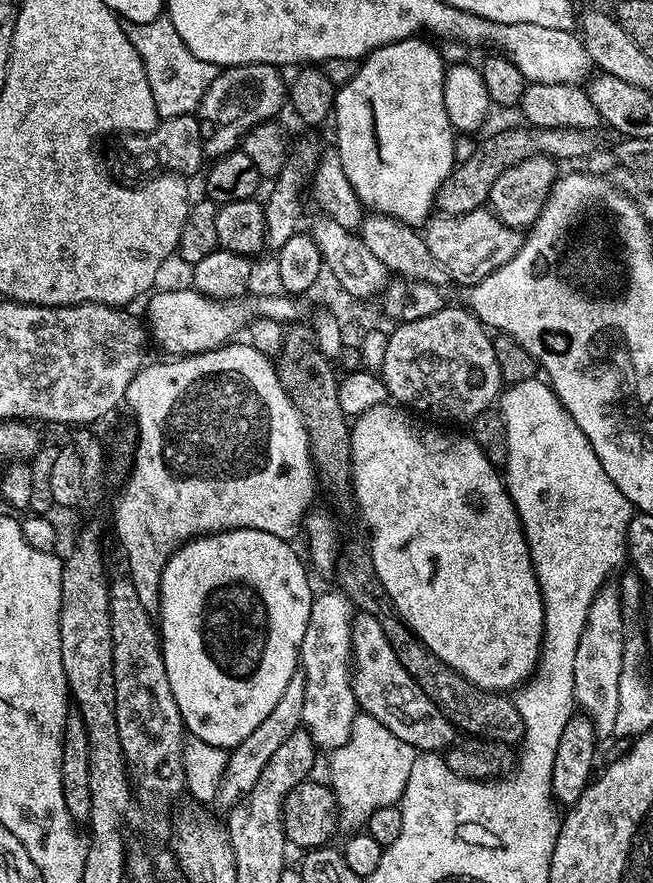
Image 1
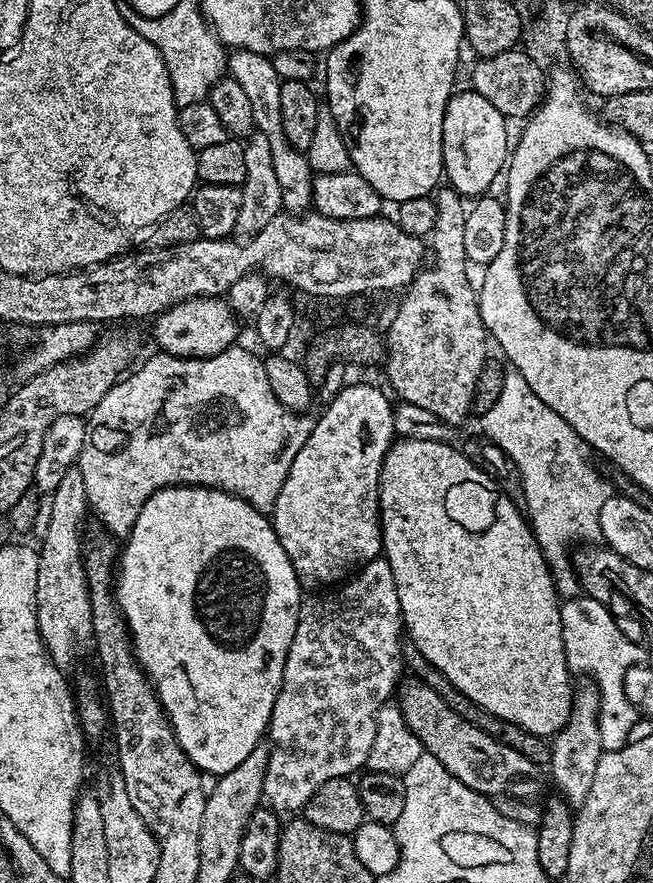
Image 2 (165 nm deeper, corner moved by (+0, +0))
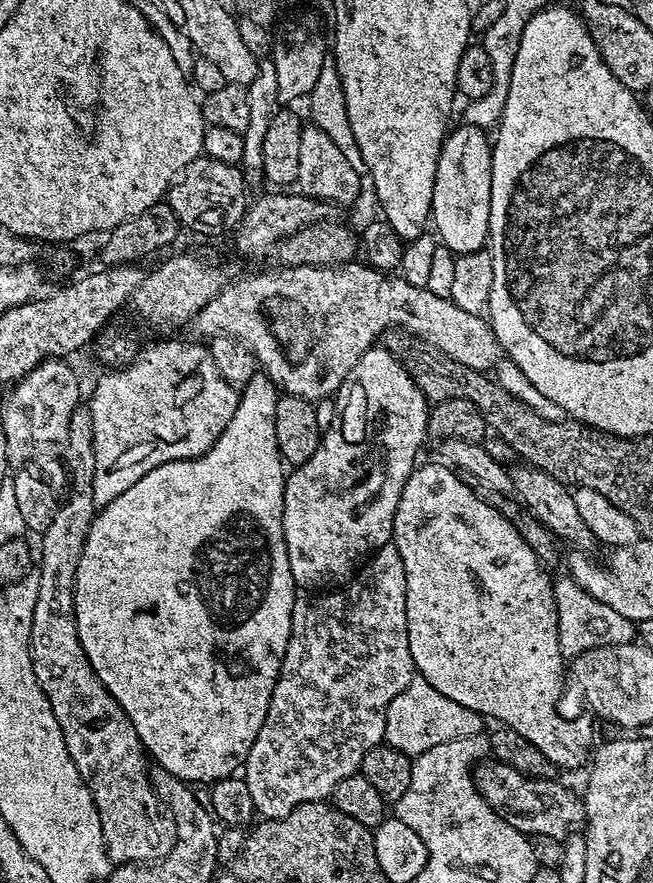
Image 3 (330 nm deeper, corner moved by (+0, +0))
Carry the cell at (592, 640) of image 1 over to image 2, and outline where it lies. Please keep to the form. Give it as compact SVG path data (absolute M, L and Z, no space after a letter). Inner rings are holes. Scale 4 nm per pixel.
M577 687L566 726L550 740L552 780L560 787L559 795L568 801L568 807L573 810L579 810L586 802L586 794L590 794L590 786L594 786L594 774L598 771L598 762L605 753L599 733L599 708L600 693L595 687Z

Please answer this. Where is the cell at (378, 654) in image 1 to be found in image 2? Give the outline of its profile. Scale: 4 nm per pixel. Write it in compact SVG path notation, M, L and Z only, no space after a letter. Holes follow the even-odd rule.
M415 678L407 680L405 679L398 688L398 703L406 718L406 724L410 726L410 730L414 730L414 734L420 745L424 747L425 753L438 758L438 762L442 766L446 766L446 770L450 774L454 774L454 778L458 782L462 782L464 787L489 798L493 796L513 796L519 800L532 800L543 790L544 780L540 777L541 765L530 762L530 758L518 754L518 750L510 750L510 746L490 738L490 734L478 730L478 726L466 722L466 718L462 718L462 714L450 710L450 706L446 706L444 699L423 680Z

